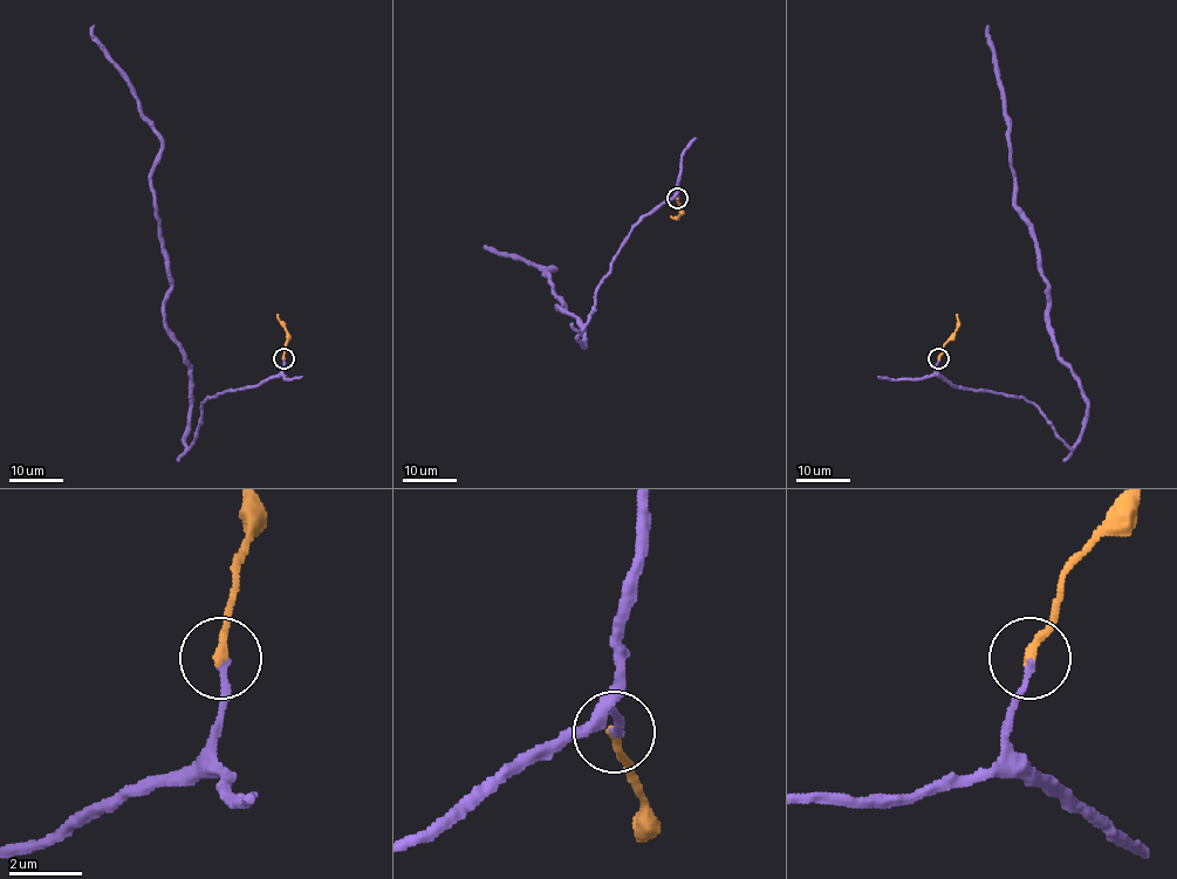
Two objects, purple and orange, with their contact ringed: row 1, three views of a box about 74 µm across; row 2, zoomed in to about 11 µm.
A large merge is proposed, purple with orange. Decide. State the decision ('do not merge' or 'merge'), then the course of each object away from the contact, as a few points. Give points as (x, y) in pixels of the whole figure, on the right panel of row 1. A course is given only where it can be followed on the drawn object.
merge; course purple (938, 358), (952, 385), (1022, 396), (1079, 439), (1087, 397), (1015, 204), (989, 26); course orange (938, 358), (958, 322), (956, 314)

